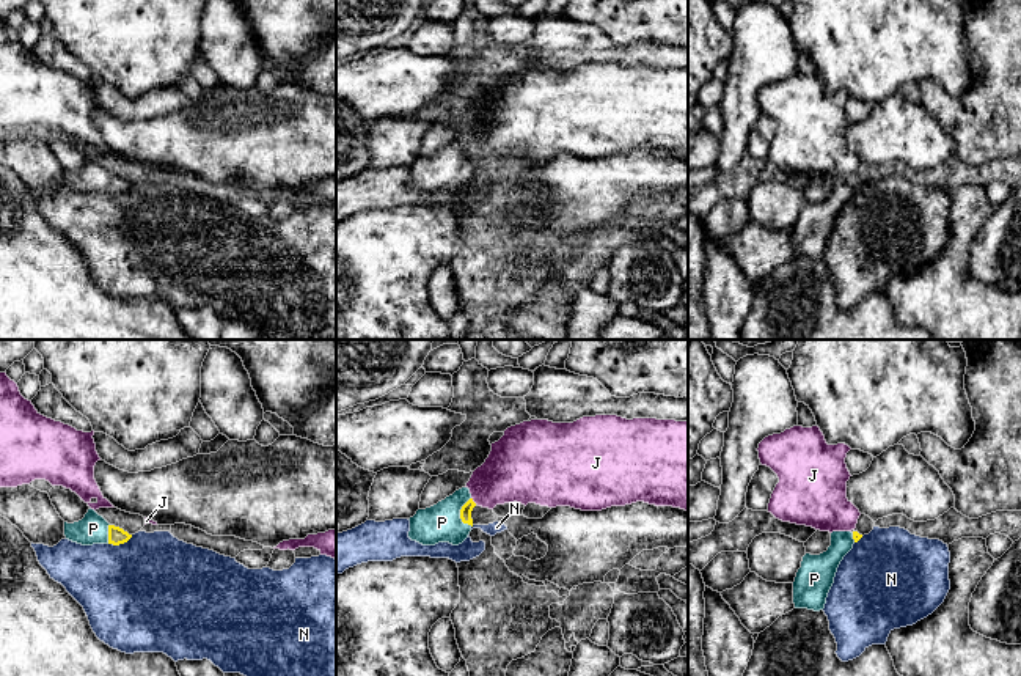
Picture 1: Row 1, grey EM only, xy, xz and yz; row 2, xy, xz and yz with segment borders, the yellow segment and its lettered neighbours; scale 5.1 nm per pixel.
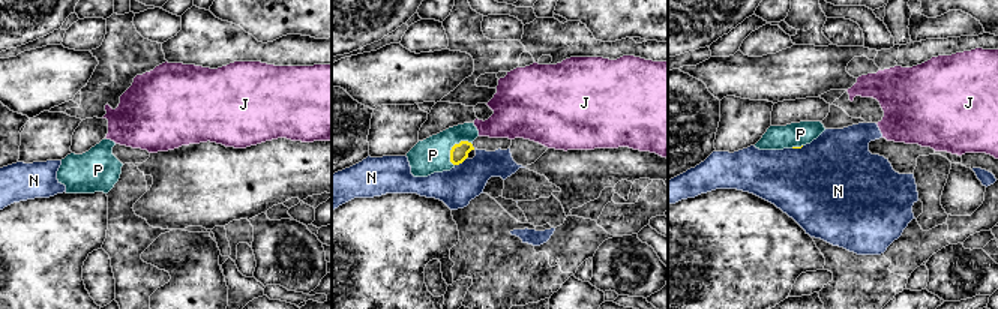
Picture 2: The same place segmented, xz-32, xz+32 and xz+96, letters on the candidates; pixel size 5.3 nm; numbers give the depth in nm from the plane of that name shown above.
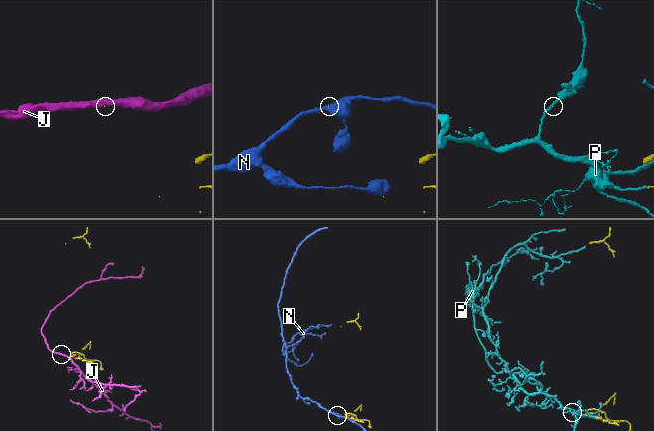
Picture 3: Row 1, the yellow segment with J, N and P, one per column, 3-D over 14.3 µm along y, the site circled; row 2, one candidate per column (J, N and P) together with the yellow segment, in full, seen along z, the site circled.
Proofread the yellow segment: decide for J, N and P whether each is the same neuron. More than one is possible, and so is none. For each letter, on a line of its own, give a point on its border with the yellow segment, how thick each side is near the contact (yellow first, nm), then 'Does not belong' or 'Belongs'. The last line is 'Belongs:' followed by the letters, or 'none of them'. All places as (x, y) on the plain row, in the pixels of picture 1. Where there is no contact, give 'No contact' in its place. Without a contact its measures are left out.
J: Touches yellow at xz (472, 148). Thickness 60 nm (yellow) against 280 nm. Does not belong
N: Touches yellow at xy (120, 191). Thickness 90 nm (yellow) against 480 nm. Does not belong
P: Touches yellow at xz (461, 161). Thickness 60 nm (yellow) against 200 nm. Belongs
Belongs: P

